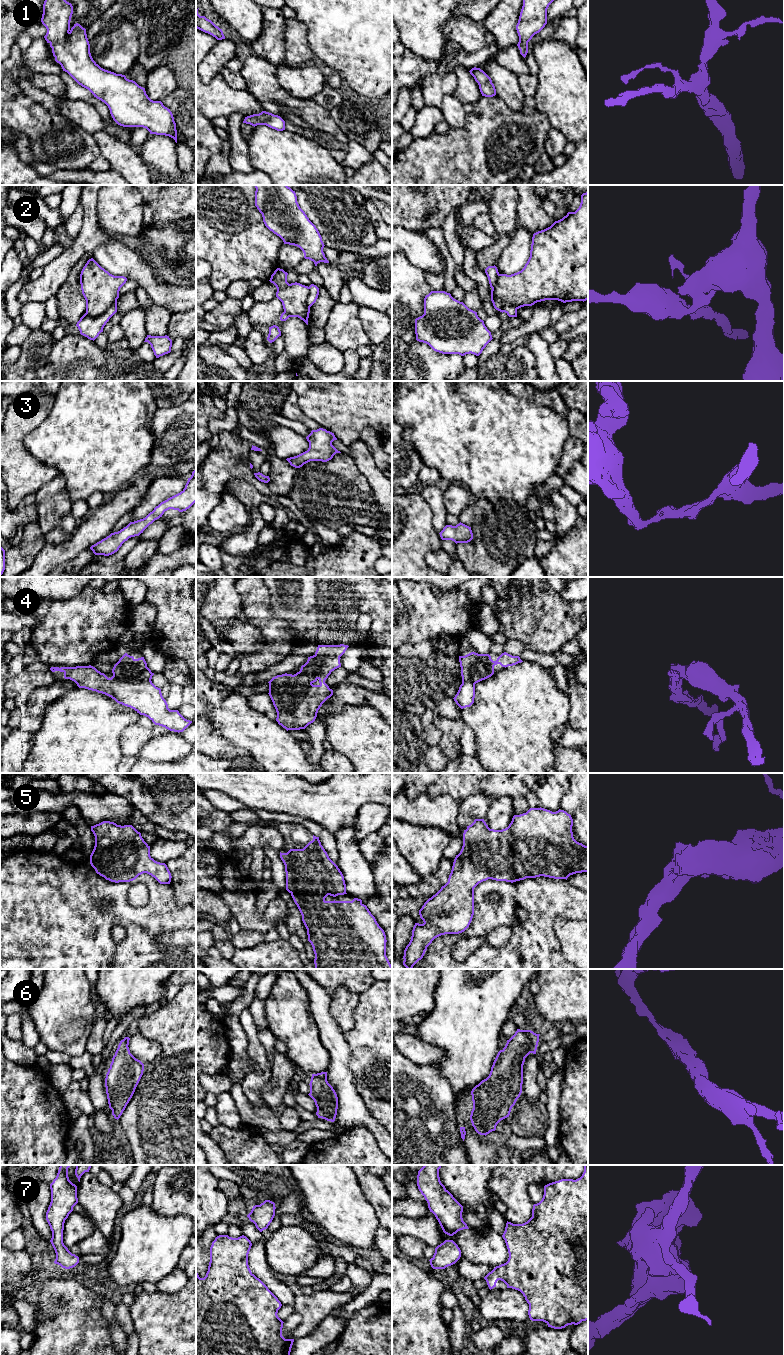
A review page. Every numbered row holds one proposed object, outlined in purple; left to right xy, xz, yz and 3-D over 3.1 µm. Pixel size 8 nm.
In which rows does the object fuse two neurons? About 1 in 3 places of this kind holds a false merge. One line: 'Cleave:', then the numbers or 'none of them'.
Cleave: 2, 4

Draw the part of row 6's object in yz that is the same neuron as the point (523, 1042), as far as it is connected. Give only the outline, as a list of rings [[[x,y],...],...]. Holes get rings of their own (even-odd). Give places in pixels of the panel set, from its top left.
[[[517,1029],[498,1052],[489,1076],[472,1089],[470,1120],[478,1134],[486,1136],[496,1130],[501,1120],[509,1117],[522,1093],[525,1058],[530,1053],[536,1054],[539,1035]]]

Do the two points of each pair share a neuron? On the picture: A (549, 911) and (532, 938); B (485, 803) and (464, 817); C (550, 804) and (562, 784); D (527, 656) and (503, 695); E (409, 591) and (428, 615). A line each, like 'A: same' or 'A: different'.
A: same
B: same
C: same
D: different
E: same

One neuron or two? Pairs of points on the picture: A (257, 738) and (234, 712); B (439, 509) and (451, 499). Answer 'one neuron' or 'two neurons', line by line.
A: one neuron
B: two neurons

